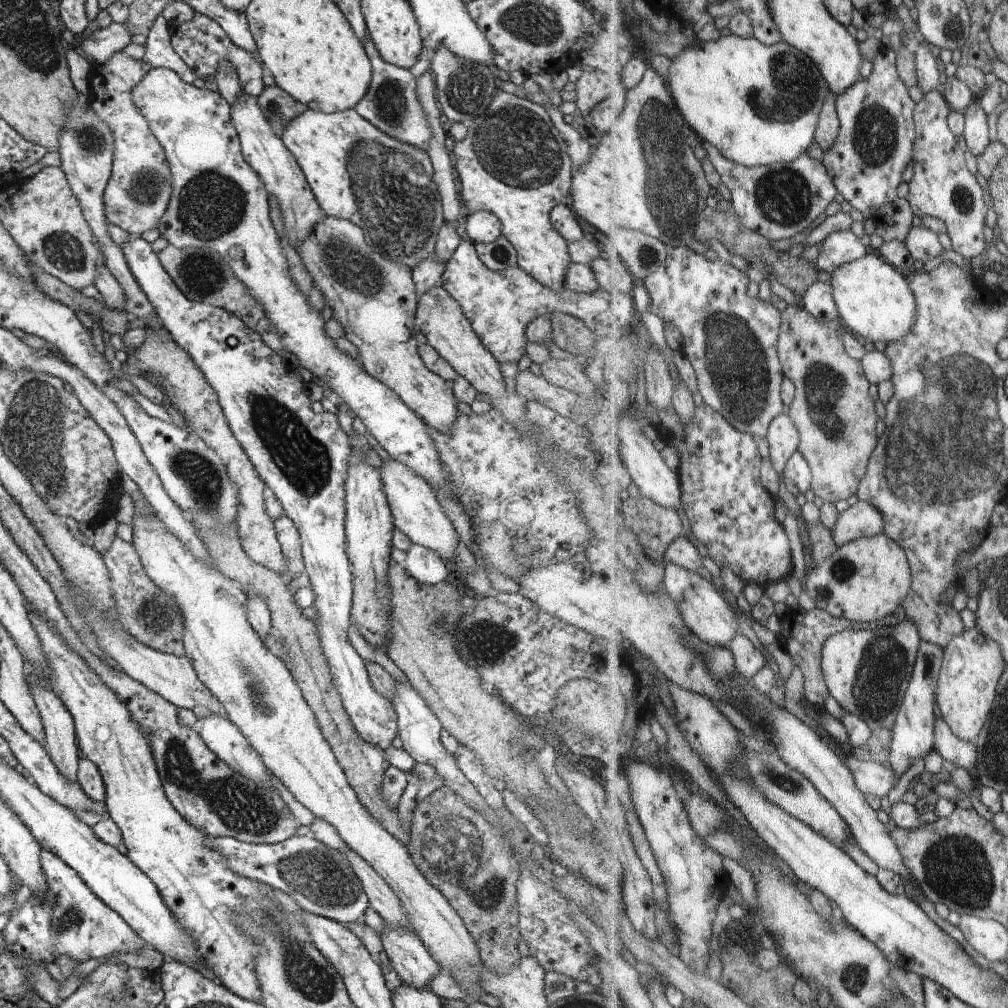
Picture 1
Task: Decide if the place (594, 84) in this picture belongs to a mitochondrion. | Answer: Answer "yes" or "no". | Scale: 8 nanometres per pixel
no

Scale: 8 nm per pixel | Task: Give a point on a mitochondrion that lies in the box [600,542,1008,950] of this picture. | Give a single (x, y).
(956, 866)

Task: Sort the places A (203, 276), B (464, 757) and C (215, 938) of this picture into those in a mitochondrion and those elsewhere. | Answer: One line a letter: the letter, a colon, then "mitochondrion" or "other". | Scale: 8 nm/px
A: mitochondrion
B: other
C: other

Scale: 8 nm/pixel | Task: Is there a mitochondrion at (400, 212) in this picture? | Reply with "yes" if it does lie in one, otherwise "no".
yes

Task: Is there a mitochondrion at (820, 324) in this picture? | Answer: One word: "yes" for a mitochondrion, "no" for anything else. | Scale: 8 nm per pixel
no

